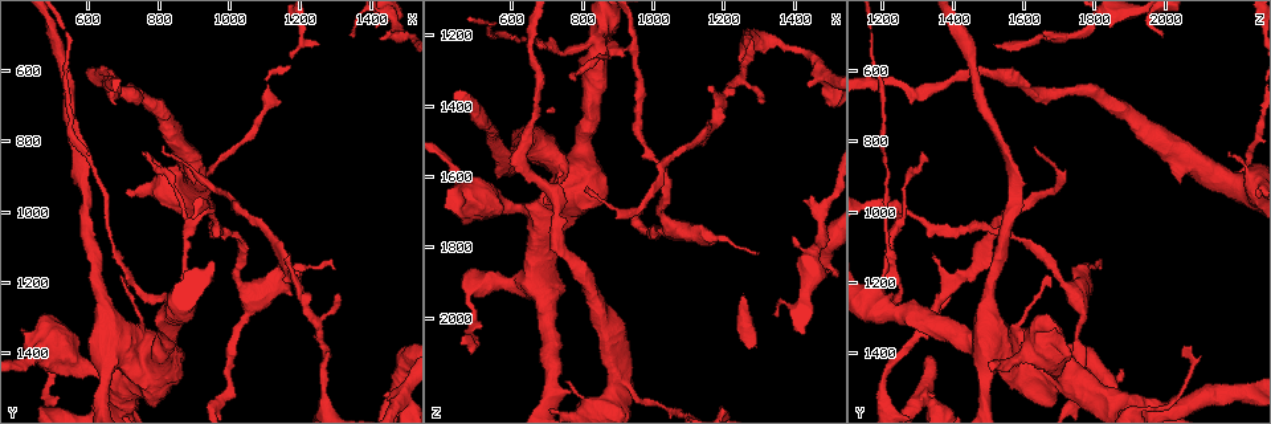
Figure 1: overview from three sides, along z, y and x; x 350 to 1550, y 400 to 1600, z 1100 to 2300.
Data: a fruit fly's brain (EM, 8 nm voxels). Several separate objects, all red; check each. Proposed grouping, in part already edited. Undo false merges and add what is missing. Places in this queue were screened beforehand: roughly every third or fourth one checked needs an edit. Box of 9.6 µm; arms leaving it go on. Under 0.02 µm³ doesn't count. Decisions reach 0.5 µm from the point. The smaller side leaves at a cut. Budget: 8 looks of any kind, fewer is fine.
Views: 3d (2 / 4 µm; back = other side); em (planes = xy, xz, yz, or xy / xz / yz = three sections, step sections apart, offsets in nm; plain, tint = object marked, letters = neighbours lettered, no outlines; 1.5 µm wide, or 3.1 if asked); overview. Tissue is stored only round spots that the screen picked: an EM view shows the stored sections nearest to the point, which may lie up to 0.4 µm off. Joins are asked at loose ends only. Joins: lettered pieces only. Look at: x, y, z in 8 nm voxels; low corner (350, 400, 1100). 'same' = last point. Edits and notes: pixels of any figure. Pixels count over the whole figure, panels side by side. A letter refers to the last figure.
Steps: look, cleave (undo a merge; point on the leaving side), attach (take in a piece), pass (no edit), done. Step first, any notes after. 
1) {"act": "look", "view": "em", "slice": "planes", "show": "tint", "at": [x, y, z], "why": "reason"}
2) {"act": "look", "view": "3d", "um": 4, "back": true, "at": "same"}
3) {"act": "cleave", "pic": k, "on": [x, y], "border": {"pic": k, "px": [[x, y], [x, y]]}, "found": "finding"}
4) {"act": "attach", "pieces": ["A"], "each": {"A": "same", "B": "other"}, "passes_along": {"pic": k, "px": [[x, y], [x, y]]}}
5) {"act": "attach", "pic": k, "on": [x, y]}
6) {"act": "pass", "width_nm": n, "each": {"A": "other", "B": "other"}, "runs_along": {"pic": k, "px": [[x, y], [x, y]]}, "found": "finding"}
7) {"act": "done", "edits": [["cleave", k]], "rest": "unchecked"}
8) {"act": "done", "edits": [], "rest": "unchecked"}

{"act": "look", "view": "em", "slice": "planes", "show": "letters", "at": [1360, 490, 2000], "why": "an open end"}

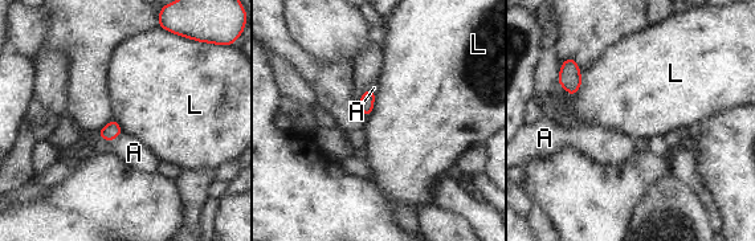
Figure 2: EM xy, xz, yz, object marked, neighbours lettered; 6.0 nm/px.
{"act": "pass", "width_nm": 80, "each": {"A": "other", "L": "other"}, "border": {"pic": 2, "px": [[583, 77], [572, 96], [559, 85]]}, "found": "none of them fits"}

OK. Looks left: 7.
{"act": "look", "view": "3d", "um": 2, "at": [460, 1390, 2050], "why": "tapers out"}

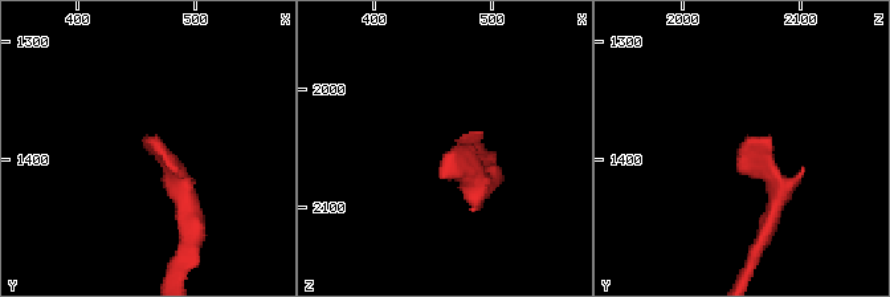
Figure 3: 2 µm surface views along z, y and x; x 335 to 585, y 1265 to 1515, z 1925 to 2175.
{"act": "look", "view": "em", "slice": "planes", "show": "letters", "at": [468, 1380, 2050], "why": "now the EM"}

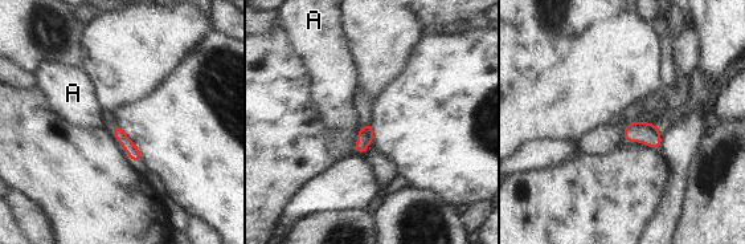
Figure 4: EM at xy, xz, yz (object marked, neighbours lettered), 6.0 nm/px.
{"act": "pass", "each": {"A": "other"}, "border": {"pic": 4, "px": [[361, 126], [355, 153]]}, "found": "no lettered piece goes on from it"}

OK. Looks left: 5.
{"act": "look", "view": "3d", "um": 2, "at": [810, 820, 1630], "why": "branch stops here"}

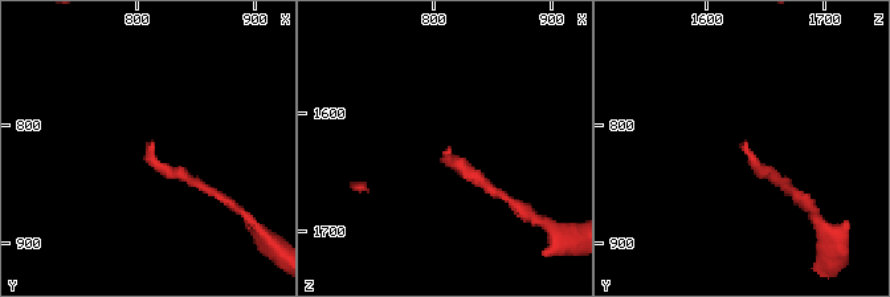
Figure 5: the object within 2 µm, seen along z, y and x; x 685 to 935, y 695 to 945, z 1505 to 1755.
{"act": "look", "view": "em", "slice": "yz", "step": 4, "show": "letters", "at": [810, 818, 1632], "why": "need the tissue"}

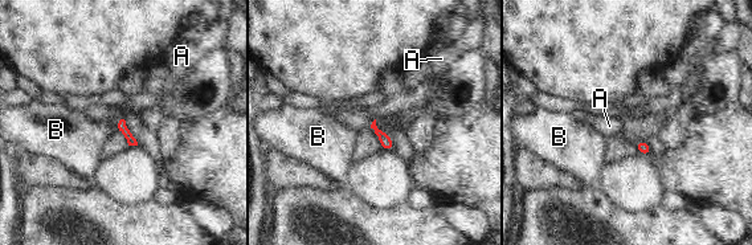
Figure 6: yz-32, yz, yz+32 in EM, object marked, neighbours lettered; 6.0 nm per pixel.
{"act": "look", "view": "em", "slice": "planes", "show": "letters", "at": "same"}

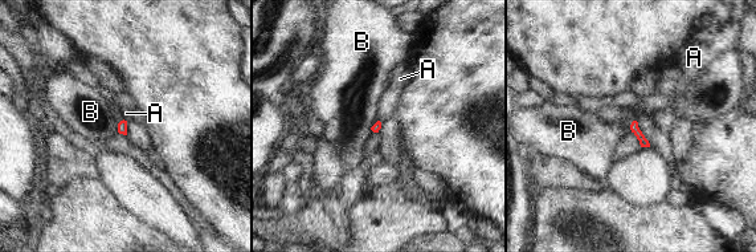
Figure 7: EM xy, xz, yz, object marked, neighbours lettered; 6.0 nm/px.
{"act": "pass", "each": {"A": "other", "B": "other"}, "border": {"pic": 7, "px": [[123, 120], [118, 124], [117, 131]]}, "found": "none of them fits"}

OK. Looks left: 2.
{"act": "done", "edits": [], "rest": "unchecked"}

